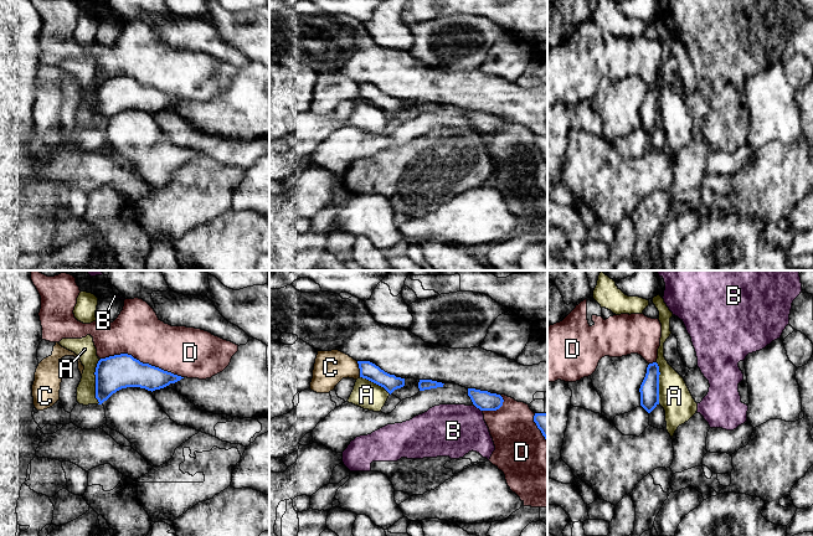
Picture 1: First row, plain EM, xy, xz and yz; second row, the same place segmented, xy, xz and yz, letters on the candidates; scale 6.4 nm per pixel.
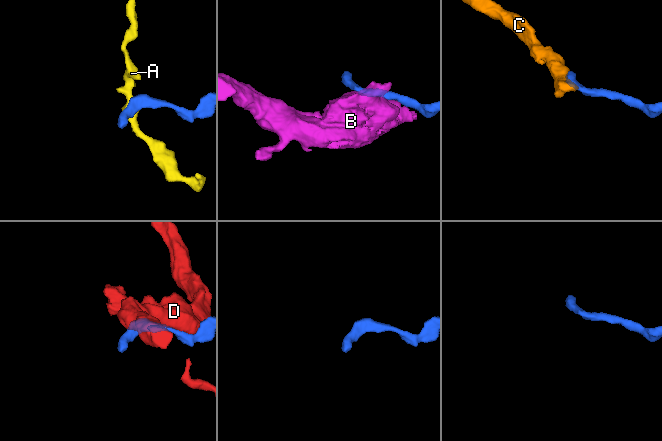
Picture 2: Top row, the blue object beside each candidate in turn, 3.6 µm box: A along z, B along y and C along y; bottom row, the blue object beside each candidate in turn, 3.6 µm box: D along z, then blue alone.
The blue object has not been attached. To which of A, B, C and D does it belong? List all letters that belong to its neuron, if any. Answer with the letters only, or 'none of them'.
none of them

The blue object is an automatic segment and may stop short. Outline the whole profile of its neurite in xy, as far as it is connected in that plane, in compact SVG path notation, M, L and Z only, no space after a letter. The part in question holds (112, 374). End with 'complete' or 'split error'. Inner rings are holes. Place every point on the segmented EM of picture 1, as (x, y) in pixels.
M253 337L238 346L222 372L206 380L181 377L128 354L101 359L94 375L98 404L127 387L151 392L173 388L200 411L240 418L269 417L267 345Z; split error

